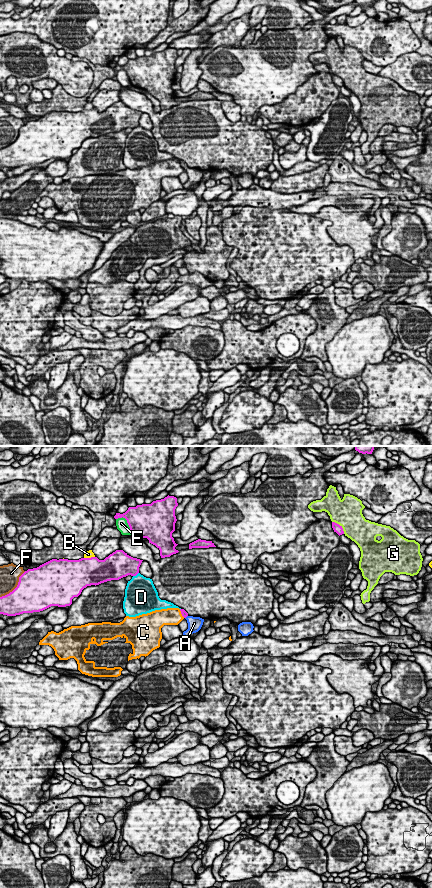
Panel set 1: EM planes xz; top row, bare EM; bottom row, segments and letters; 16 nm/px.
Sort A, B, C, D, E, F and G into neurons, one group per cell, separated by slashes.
A / B / C F / D / E / G

